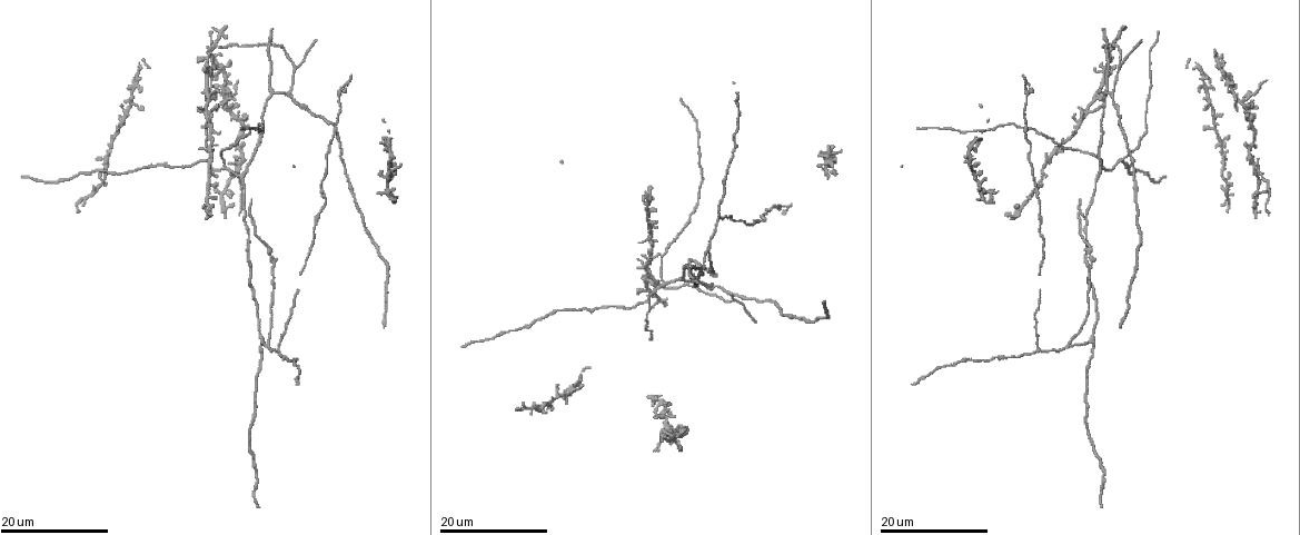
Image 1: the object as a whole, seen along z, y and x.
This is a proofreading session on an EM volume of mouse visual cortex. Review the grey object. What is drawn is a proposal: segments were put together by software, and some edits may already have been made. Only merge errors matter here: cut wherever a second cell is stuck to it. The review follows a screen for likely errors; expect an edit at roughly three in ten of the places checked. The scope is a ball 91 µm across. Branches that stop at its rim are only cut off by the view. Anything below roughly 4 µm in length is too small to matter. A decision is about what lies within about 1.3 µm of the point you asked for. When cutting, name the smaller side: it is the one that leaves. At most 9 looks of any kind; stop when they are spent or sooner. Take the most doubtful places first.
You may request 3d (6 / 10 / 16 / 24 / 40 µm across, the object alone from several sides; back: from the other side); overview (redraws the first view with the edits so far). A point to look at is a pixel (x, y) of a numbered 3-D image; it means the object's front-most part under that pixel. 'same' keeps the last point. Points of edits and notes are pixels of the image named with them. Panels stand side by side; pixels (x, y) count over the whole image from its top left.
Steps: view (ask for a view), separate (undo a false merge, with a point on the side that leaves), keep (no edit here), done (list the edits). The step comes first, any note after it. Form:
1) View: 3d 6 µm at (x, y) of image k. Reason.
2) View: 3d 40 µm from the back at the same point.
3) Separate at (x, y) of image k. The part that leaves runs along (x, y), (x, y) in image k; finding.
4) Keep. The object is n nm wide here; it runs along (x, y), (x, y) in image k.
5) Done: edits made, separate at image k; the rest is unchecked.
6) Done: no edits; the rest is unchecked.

View: 3d 16 µm at (675, 438) of image 1. Four-way junction.

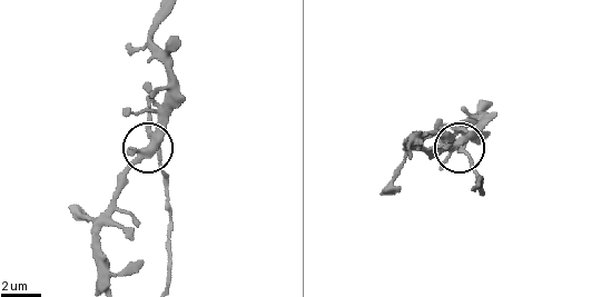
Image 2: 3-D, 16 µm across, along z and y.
View: 3d 10 µm at (465, 149) of image 2. Closer look.

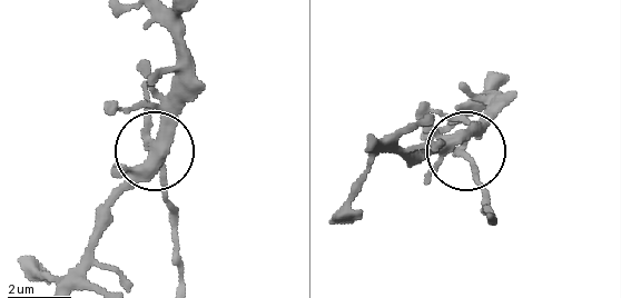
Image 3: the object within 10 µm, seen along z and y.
Separate at (165, 172) of image 3. The part that leaves runs along (150, 146), (175, 222), (183, 286) in image 3; a second cell is stuck on.

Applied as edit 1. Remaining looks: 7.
View: overview.

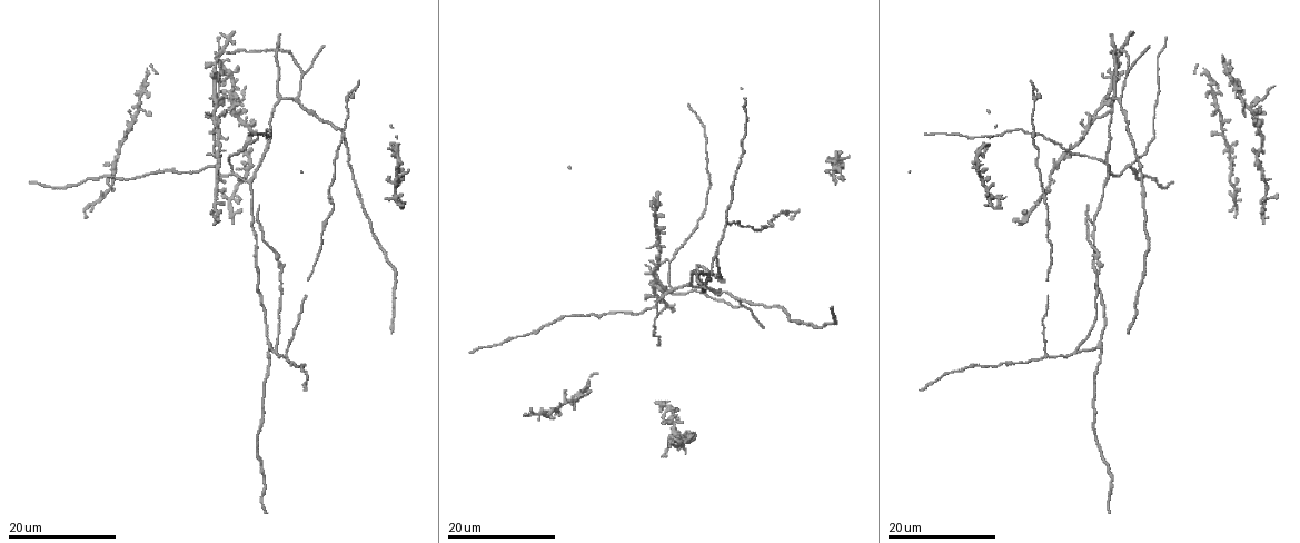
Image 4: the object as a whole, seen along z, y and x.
View: 3d 16 µm at (277, 347) of image 4. Three-way junction.

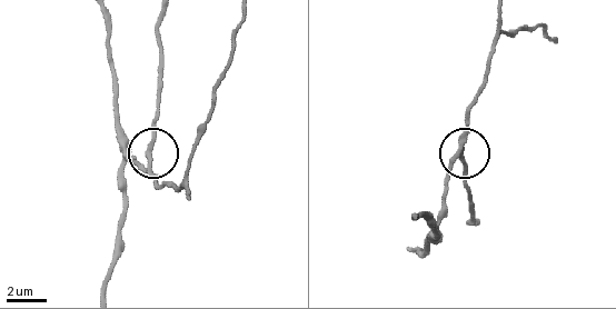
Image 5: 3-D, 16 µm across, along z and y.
View: 3d 10 µm at (150, 157) of image 5. Closer look.

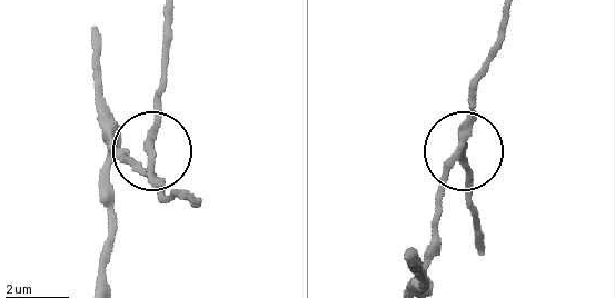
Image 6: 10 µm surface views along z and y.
Separate at (148, 135) of image 6. The object is 230 nm wide here; the part that leaves runs along (154, 169), (161, 20) in image 6; a second cell is stuck on.

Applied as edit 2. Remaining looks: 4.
View: overview.

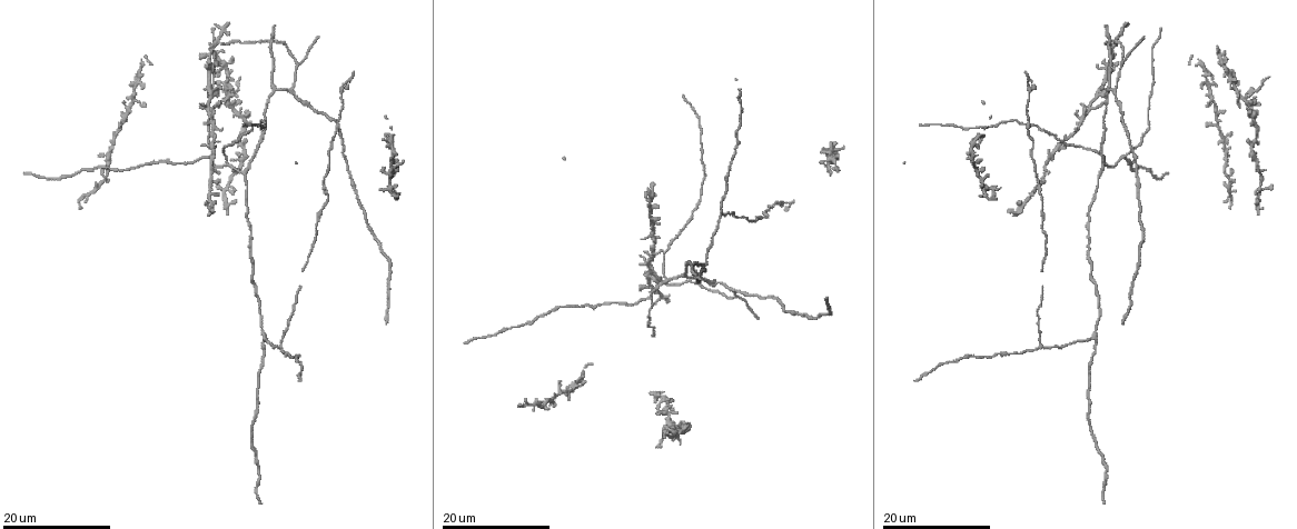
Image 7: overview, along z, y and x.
View: 3d 16 µm at (668, 420) of image 7. Small branch off a trunk.

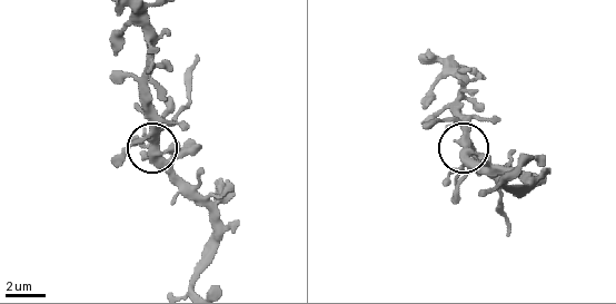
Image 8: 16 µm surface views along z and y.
View: 3d 6 µm at (156, 137) of image 8. Closer look.

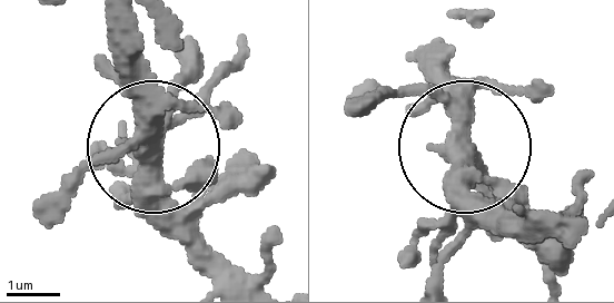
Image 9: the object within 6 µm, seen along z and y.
Keep. One cell here.

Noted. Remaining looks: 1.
Done: edits made, separate at image 3, separate at image 6; the rest is unchecked.

